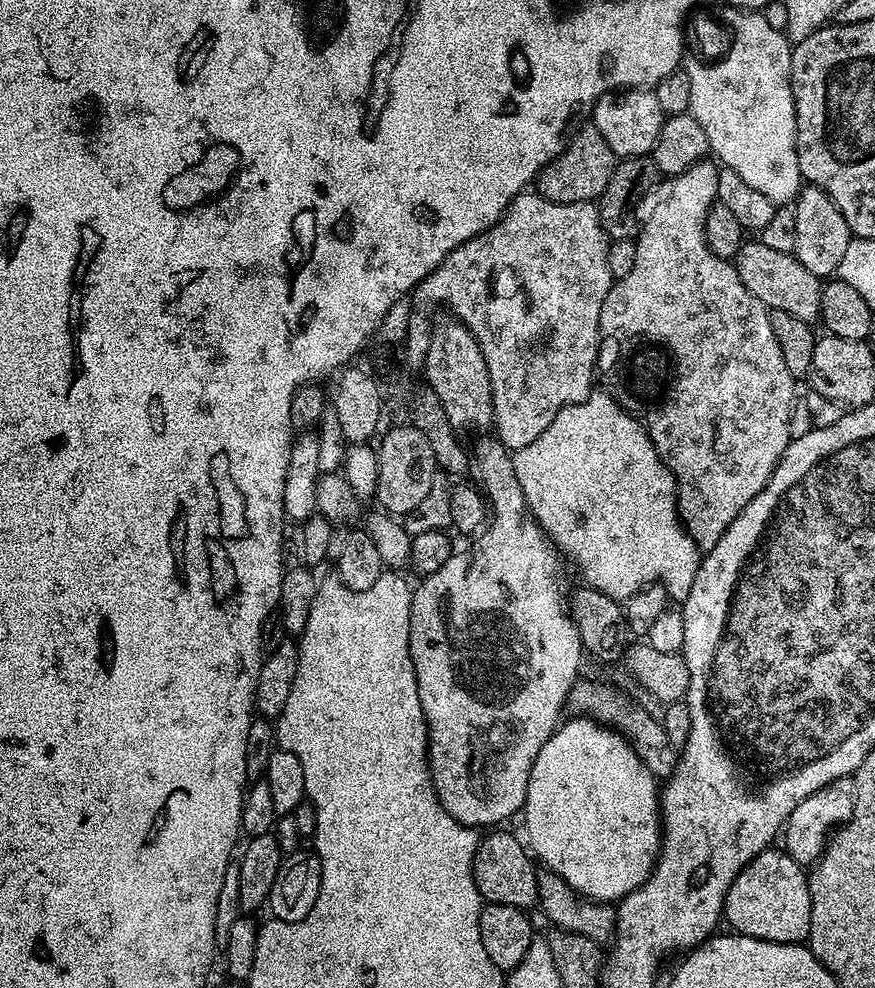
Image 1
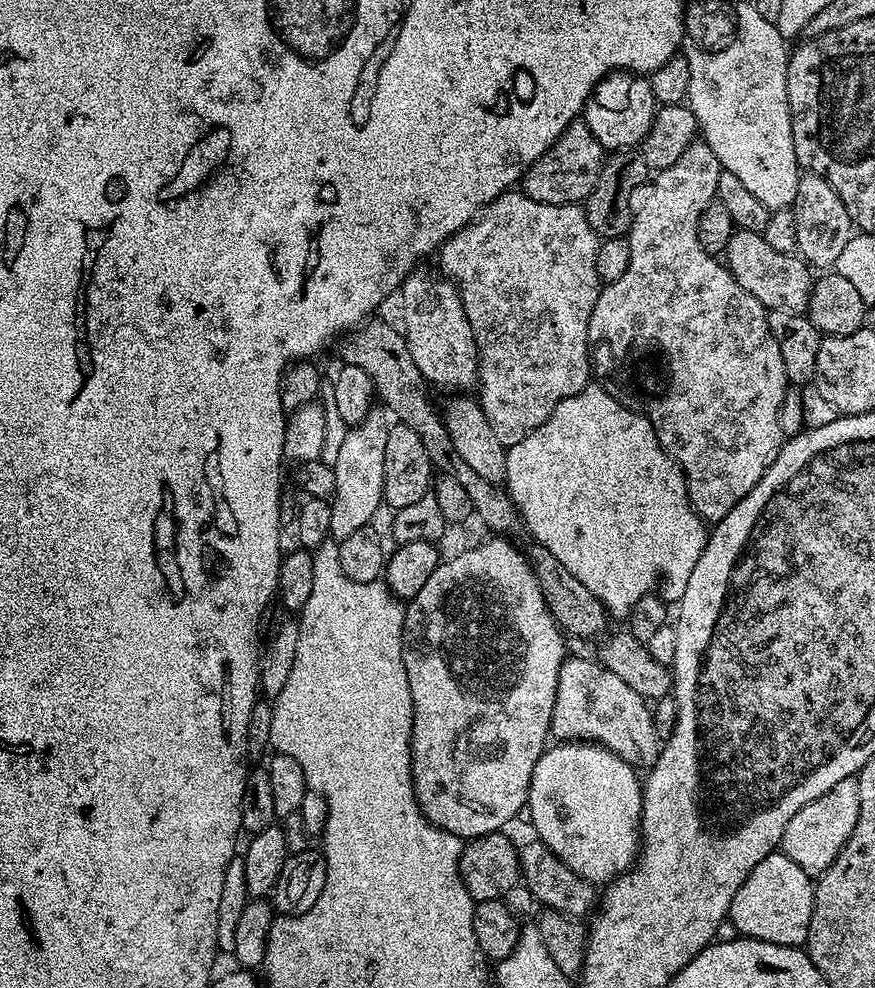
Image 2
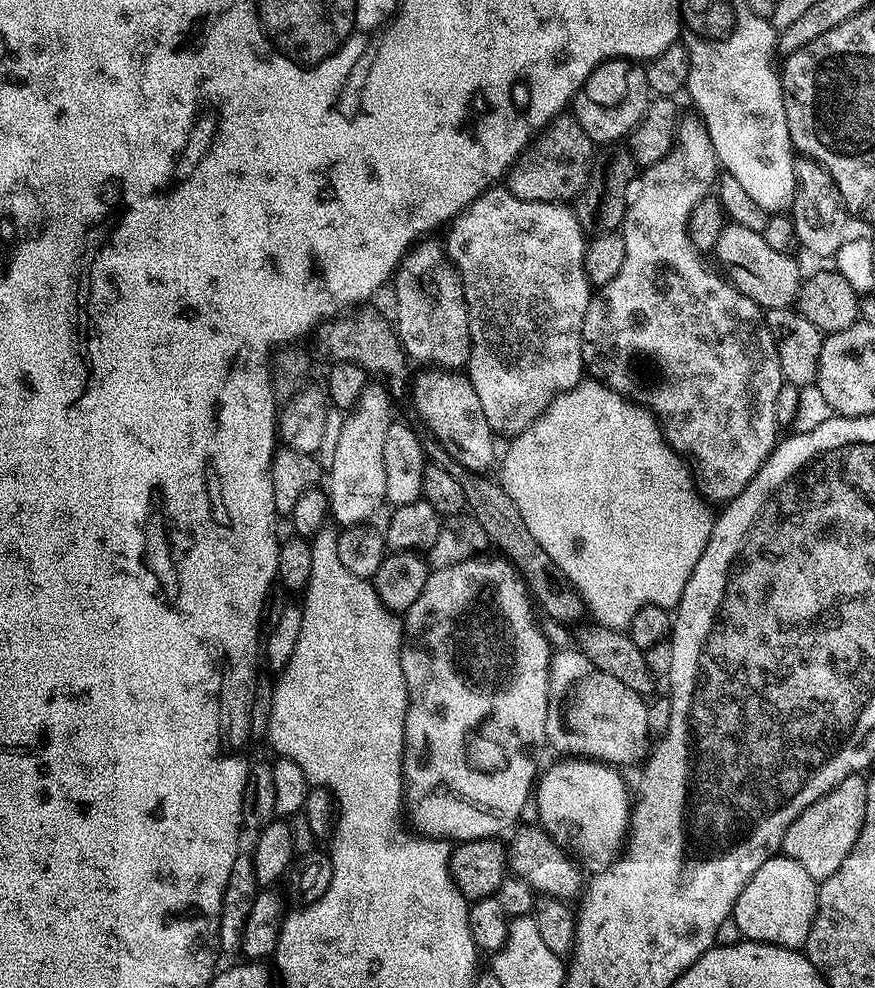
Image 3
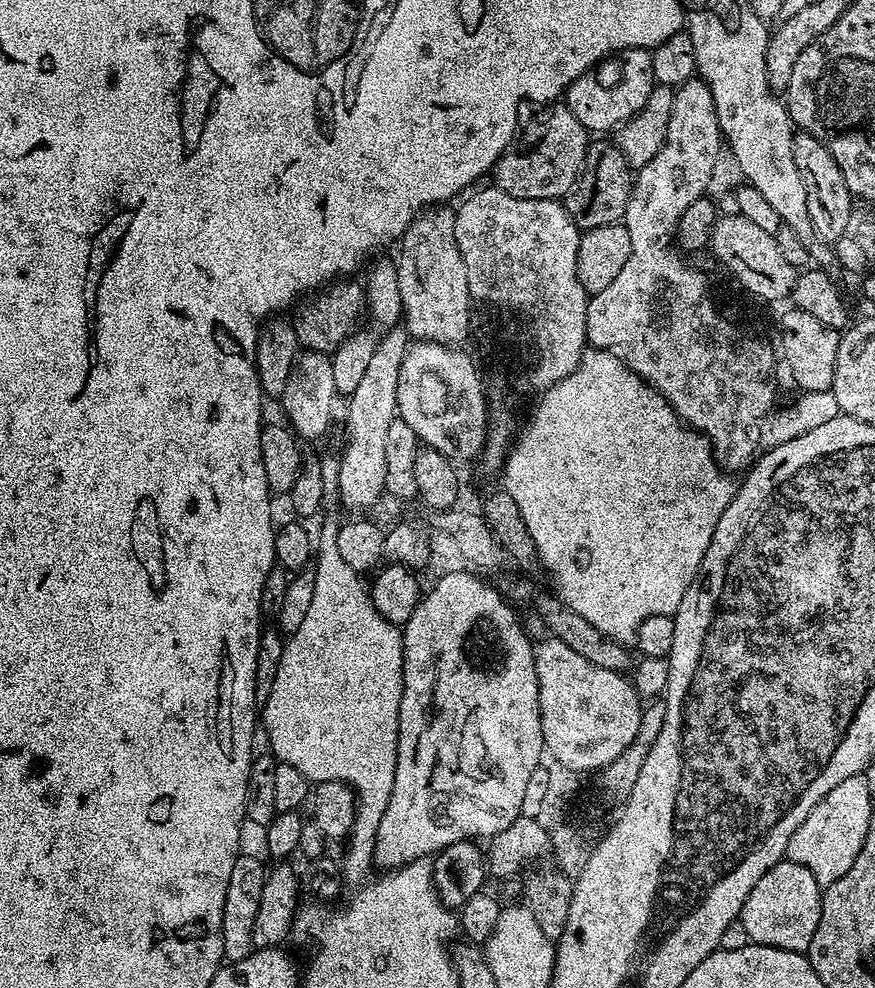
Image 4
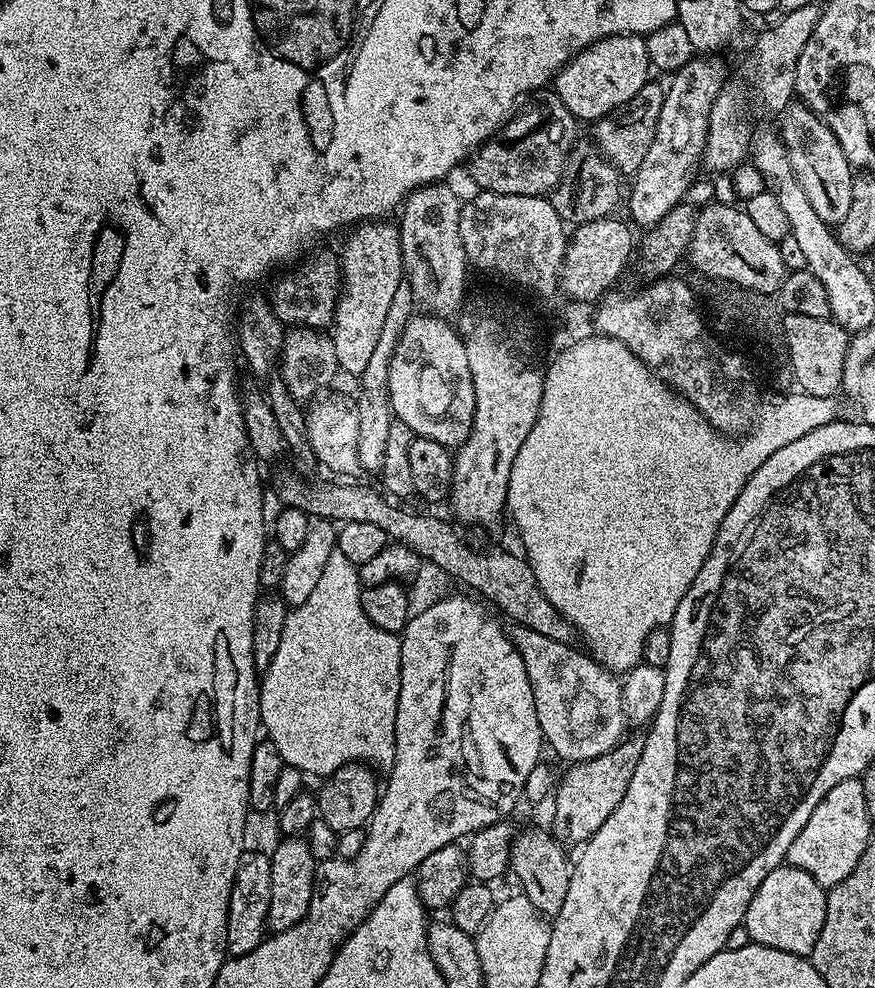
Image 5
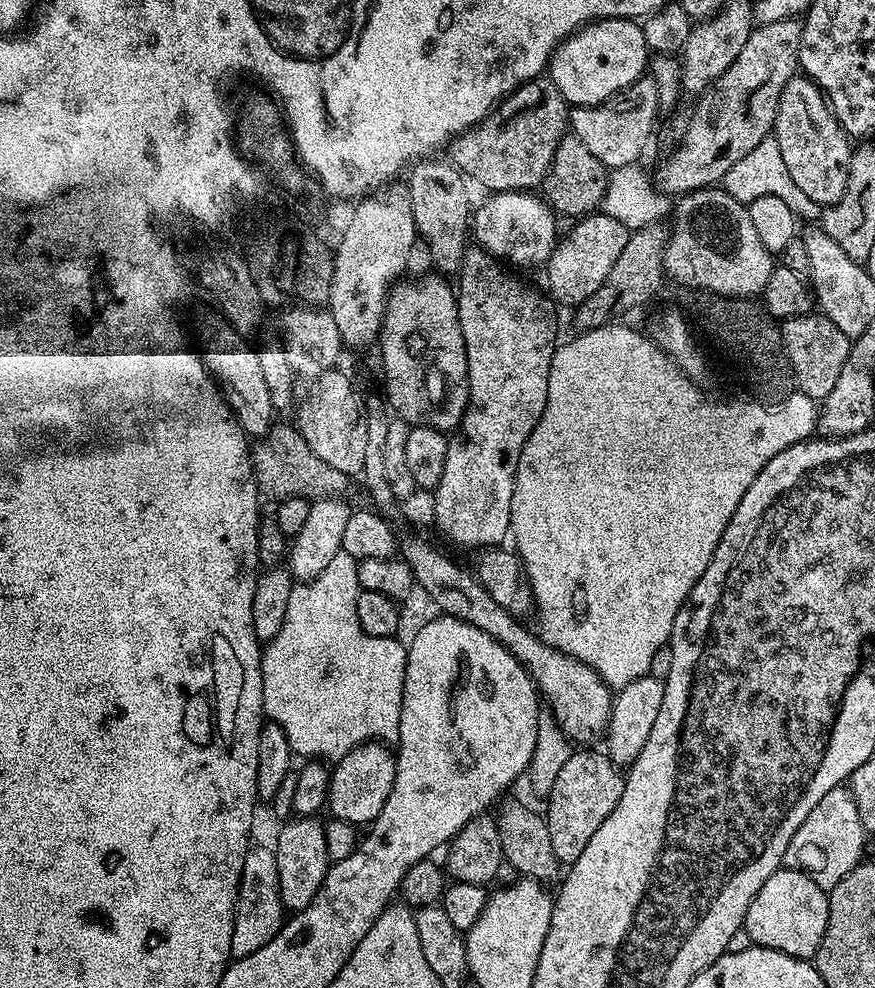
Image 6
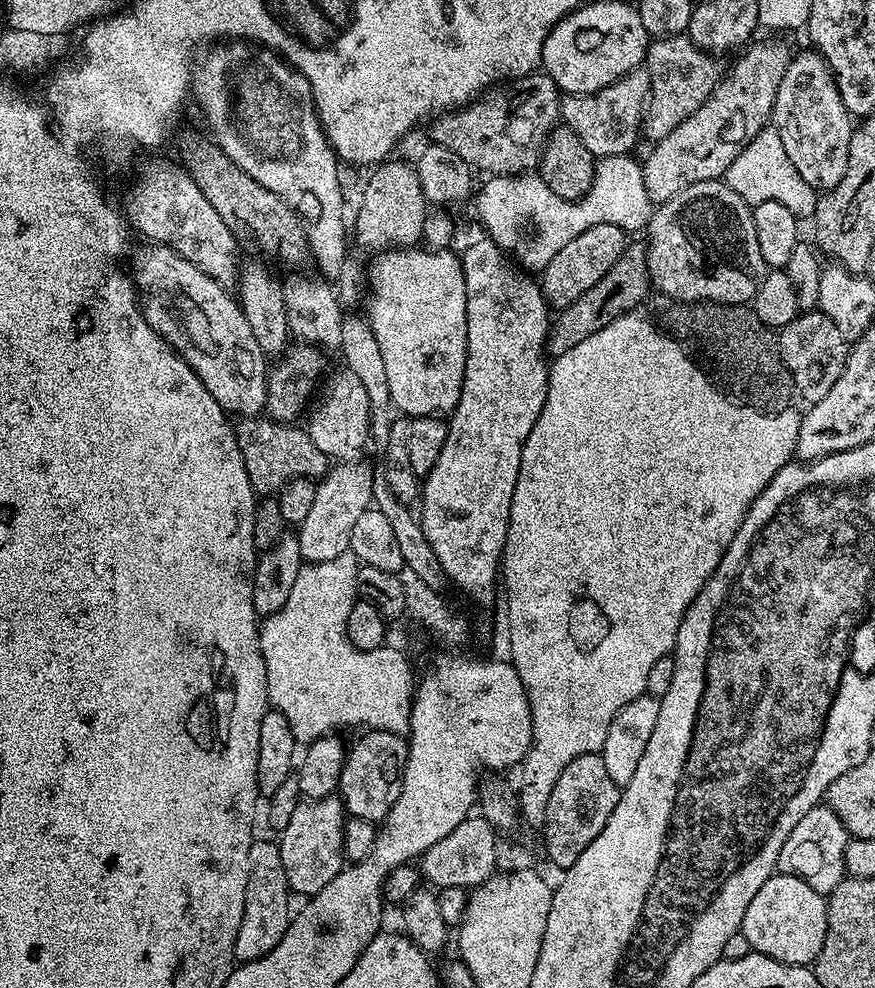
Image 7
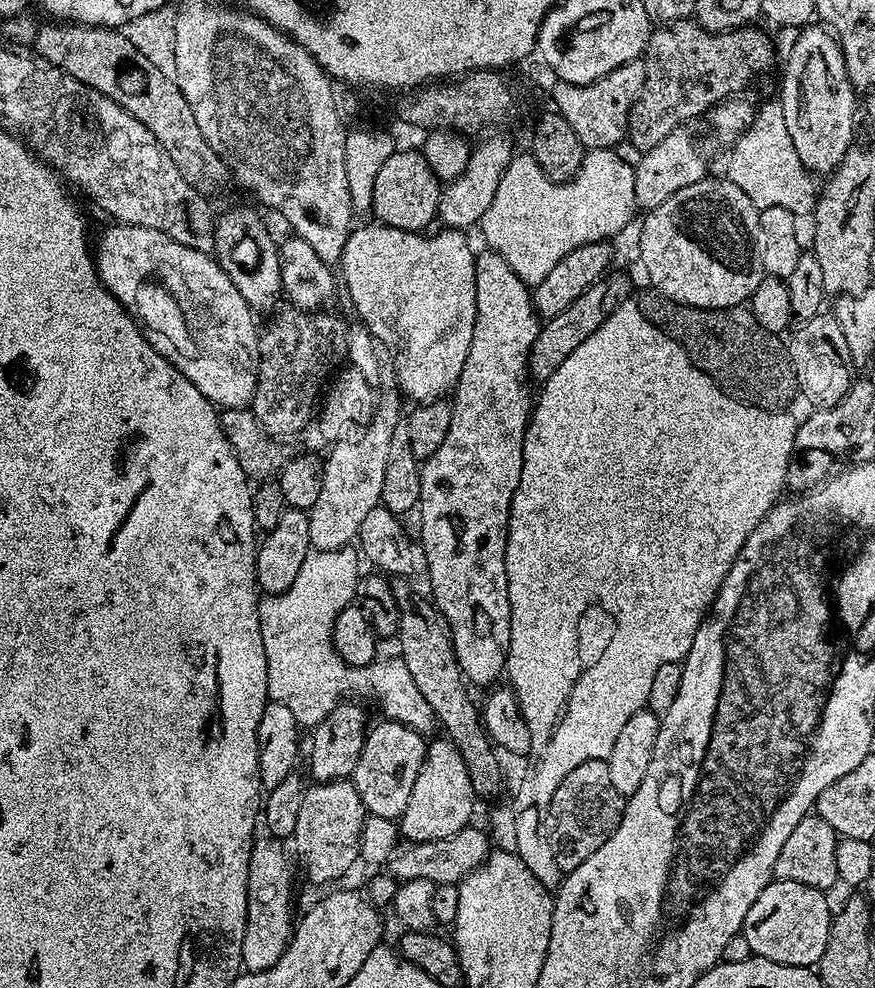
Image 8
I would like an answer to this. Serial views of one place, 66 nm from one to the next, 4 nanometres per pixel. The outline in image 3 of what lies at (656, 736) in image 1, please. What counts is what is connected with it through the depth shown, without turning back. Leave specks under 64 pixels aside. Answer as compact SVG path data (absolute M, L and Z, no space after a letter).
M577 648L557 649L553 653L548 669L546 714L550 748L568 758L621 766L647 757L650 750L648 728L648 704L641 693L598 669Z

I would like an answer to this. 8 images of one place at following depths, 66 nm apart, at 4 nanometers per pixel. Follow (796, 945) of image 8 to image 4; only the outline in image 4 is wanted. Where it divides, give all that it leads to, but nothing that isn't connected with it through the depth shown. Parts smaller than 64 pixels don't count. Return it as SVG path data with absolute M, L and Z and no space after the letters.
M784 858L767 870L750 890L739 914L739 927L744 927L748 935L745 937L751 943L807 953L814 938L814 930L818 930L818 918L822 914L821 895L822 885L816 881L814 874L810 874L806 866L798 866L793 860Z

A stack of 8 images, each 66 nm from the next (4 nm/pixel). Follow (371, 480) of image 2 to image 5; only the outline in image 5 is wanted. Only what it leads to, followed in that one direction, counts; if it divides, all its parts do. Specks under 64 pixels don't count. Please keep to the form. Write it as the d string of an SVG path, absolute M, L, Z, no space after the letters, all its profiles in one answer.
M405 278L399 283L397 293L394 294L393 305L389 307L386 314L386 323L382 326L381 337L378 338L377 349L374 350L373 357L370 358L369 365L359 377L360 400L355 401L360 418L360 434L358 436L358 452L361 469L372 472L379 471L384 462L386 439L389 428L394 419L392 415L392 404L389 400L389 370L390 362L393 360L394 350L397 349L398 342L405 332L406 325L416 314L415 296L410 282Z

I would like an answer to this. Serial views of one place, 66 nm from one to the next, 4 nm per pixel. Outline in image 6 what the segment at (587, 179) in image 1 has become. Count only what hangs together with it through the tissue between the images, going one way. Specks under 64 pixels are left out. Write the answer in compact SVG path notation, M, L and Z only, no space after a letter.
M536 77L505 97L482 123L457 136L449 144L449 159L467 179L488 188L487 191L531 191L548 175L557 146L570 126L569 111L570 106L552 80Z

